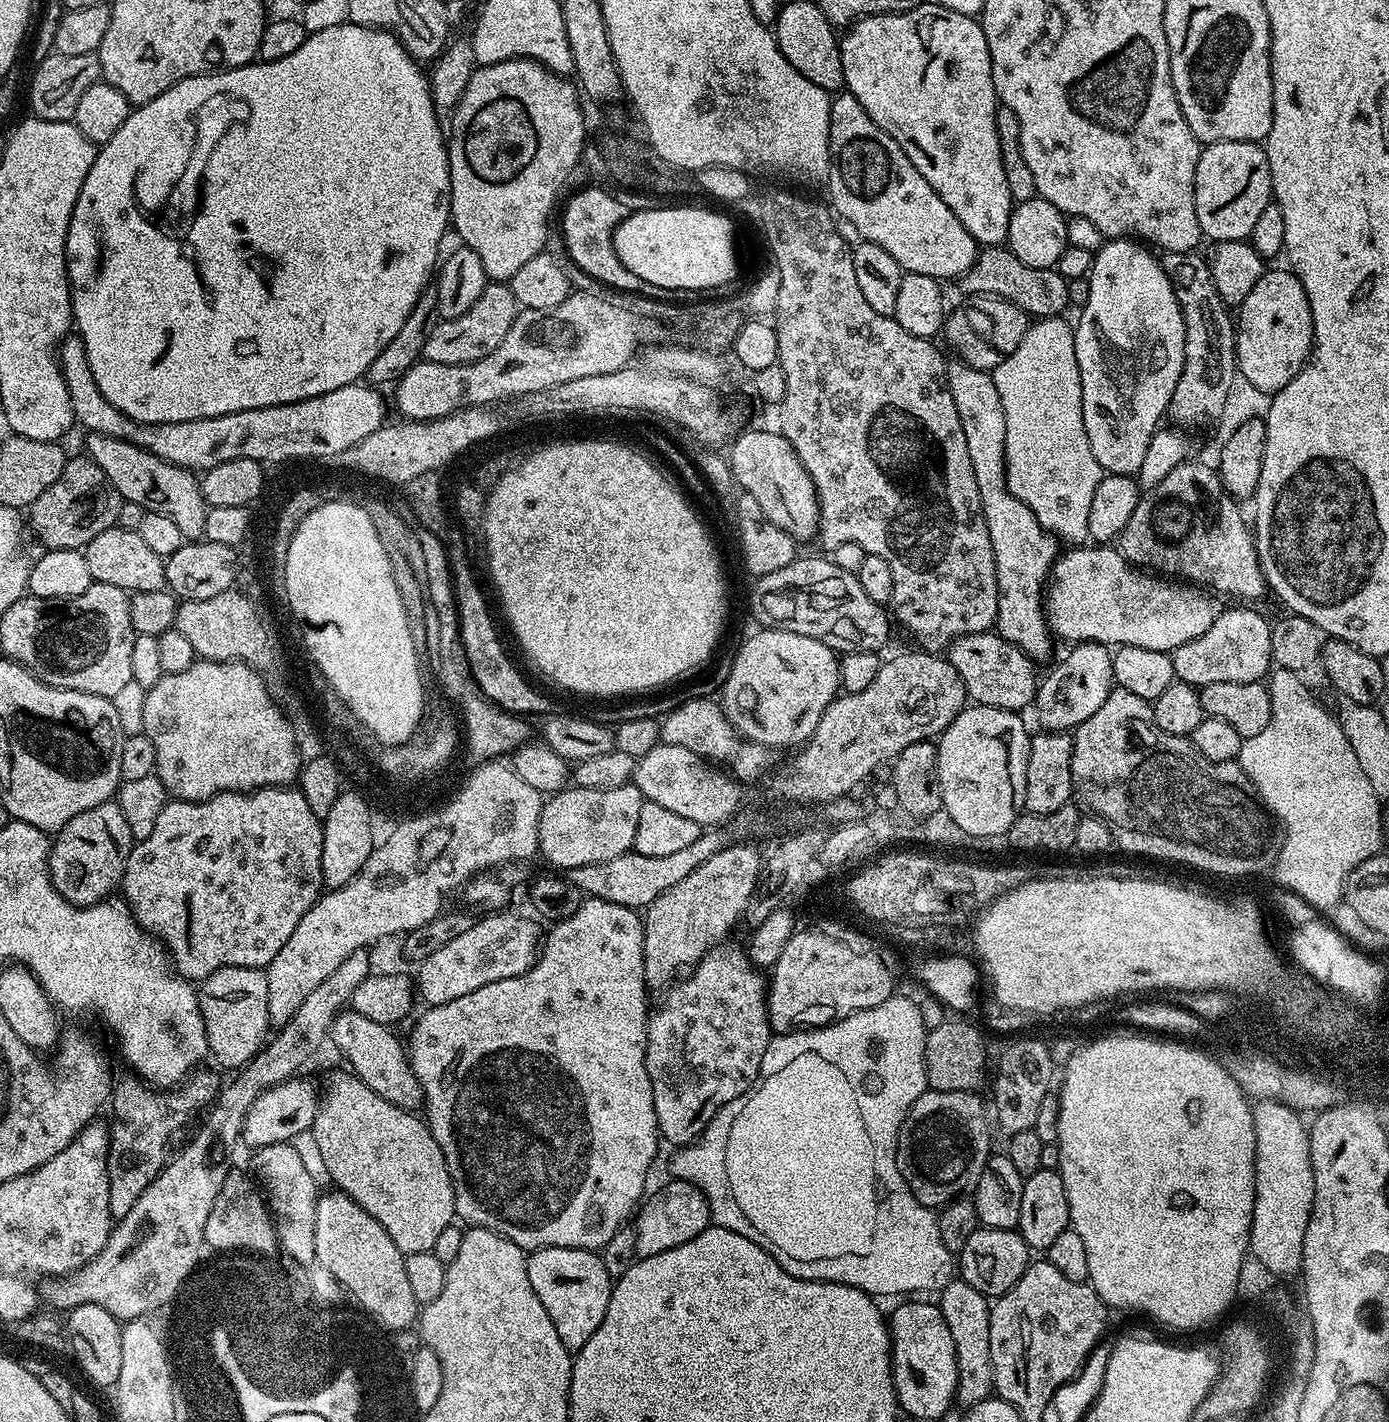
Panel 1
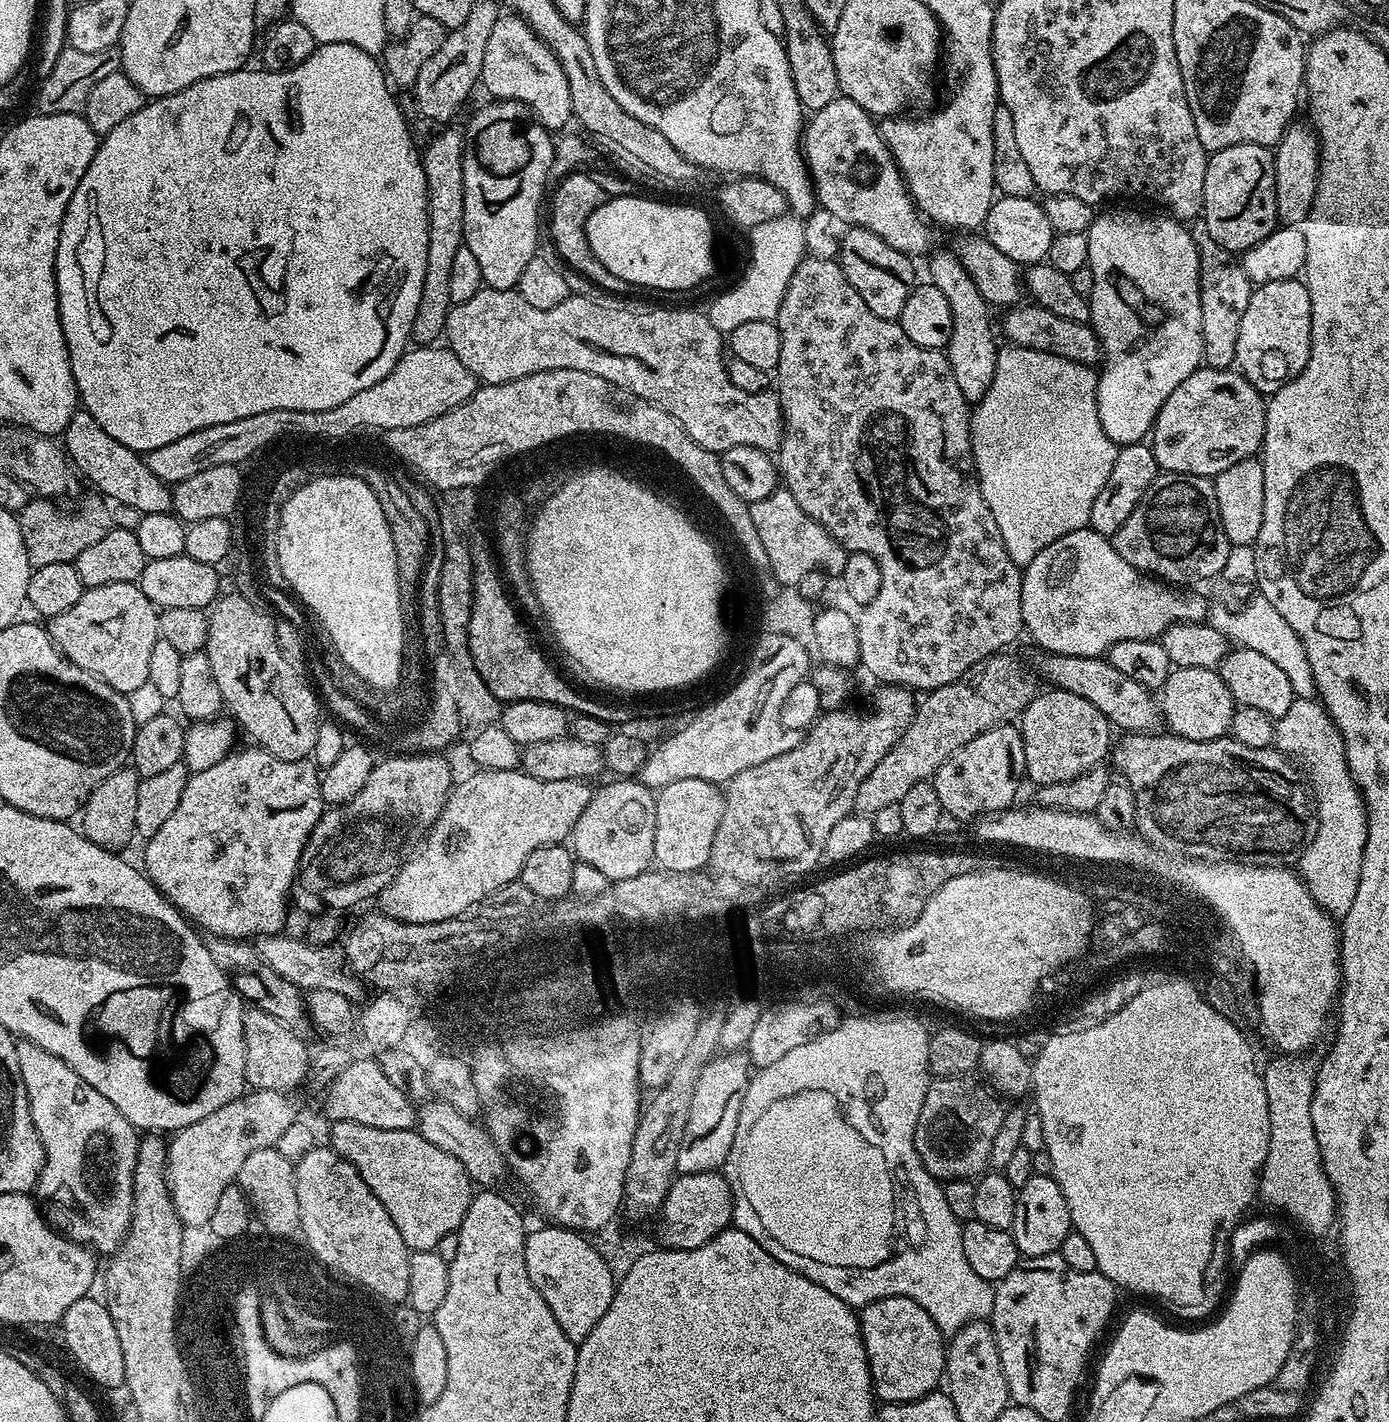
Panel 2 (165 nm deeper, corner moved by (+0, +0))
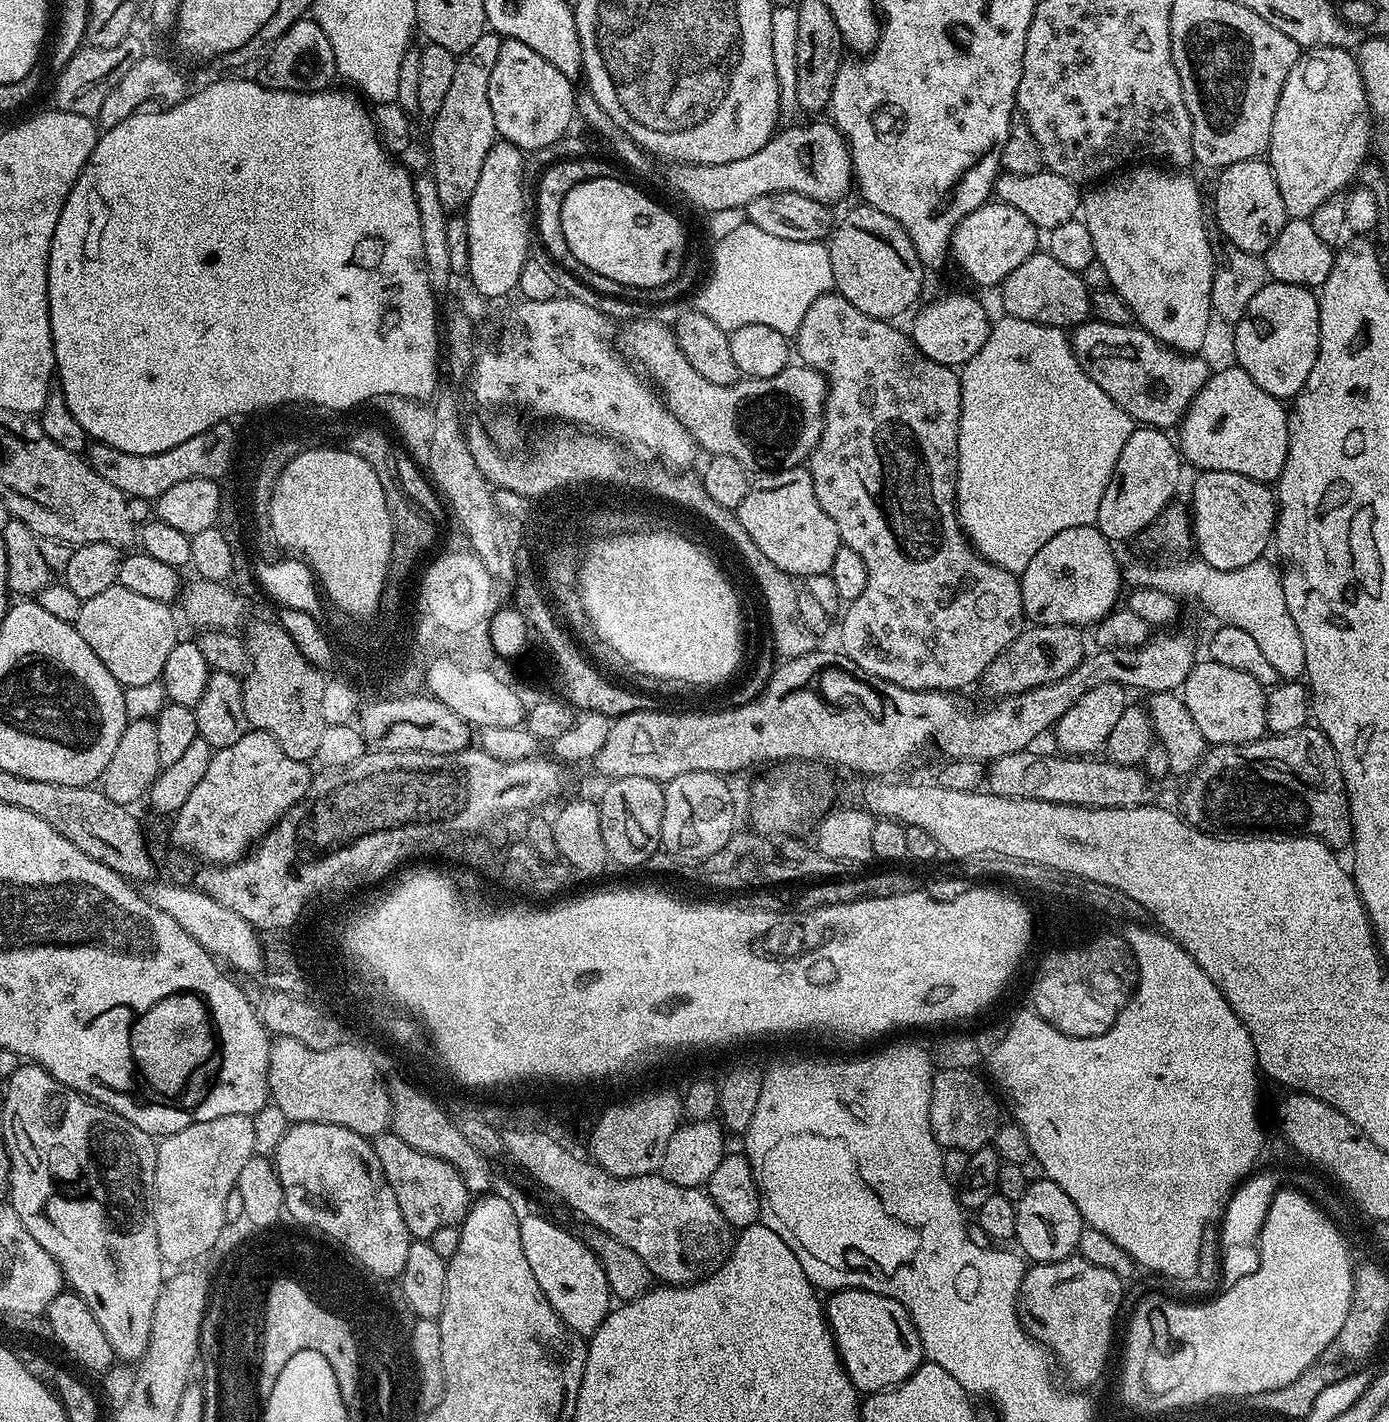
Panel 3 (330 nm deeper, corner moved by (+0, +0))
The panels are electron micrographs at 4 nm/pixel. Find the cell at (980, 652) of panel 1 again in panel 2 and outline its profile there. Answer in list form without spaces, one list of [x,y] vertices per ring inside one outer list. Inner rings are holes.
[[[1048,650],[1040,655],[1044,656],[1037,658],[1035,671],[1042,680],[1044,675],[1045,685],[1065,688],[1070,694],[1086,698],[1086,702],[1094,702],[1094,706],[1098,706],[1098,710],[1106,714],[1109,724],[1117,729],[1125,728],[1123,731],[1128,734],[1152,734],[1159,729],[1156,727],[1161,727],[1162,709],[1157,697],[1146,686],[1134,682],[1134,678],[1126,678],[1126,674],[1114,670],[1107,658],[1063,656],[1055,650]]]

